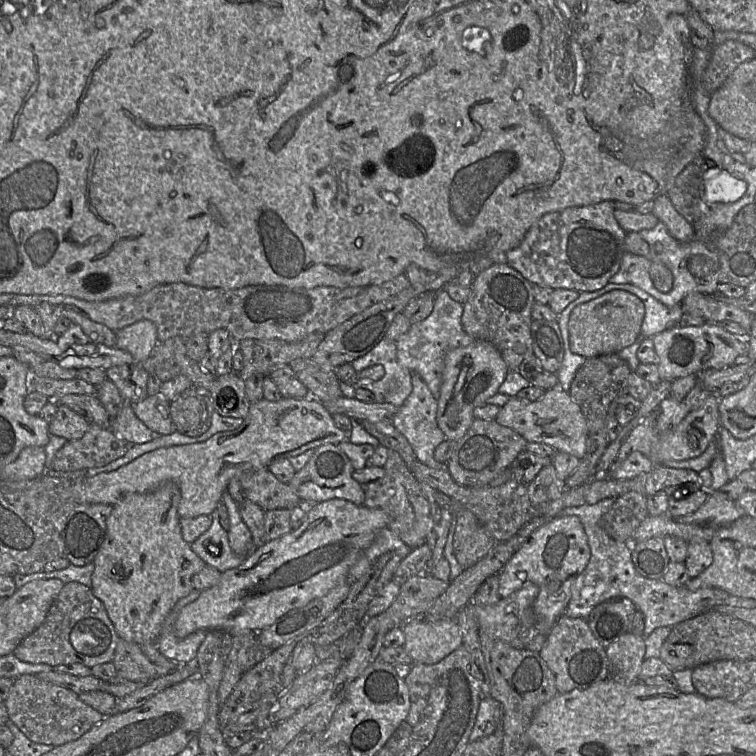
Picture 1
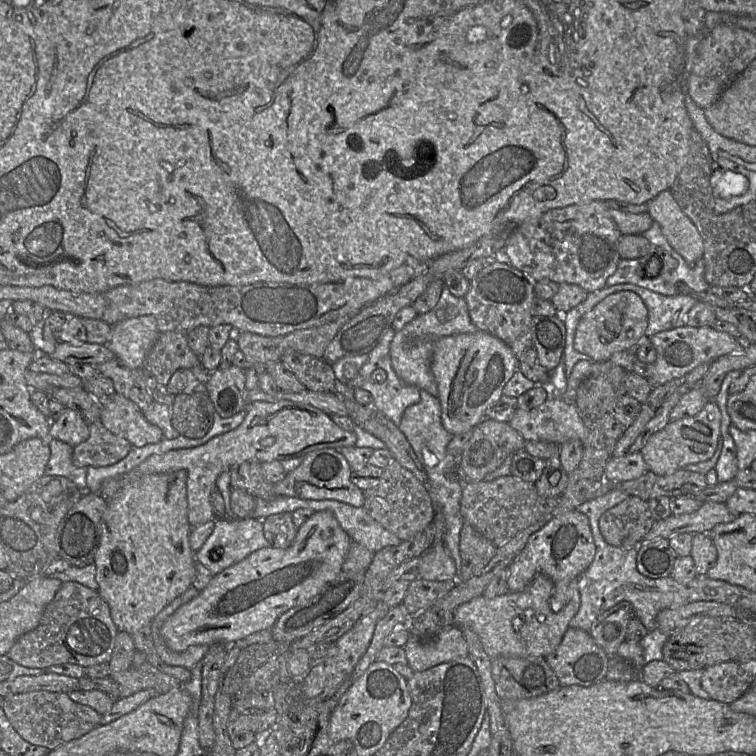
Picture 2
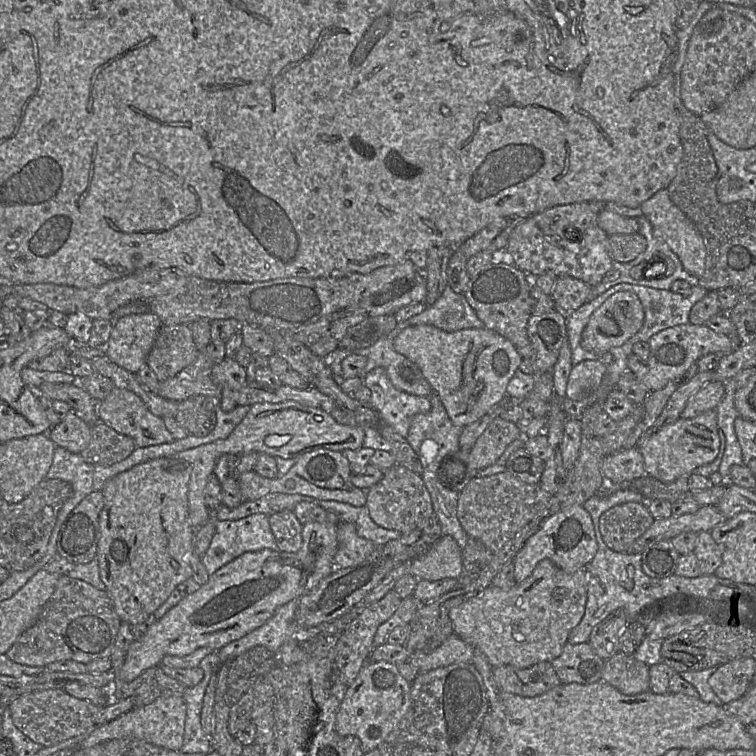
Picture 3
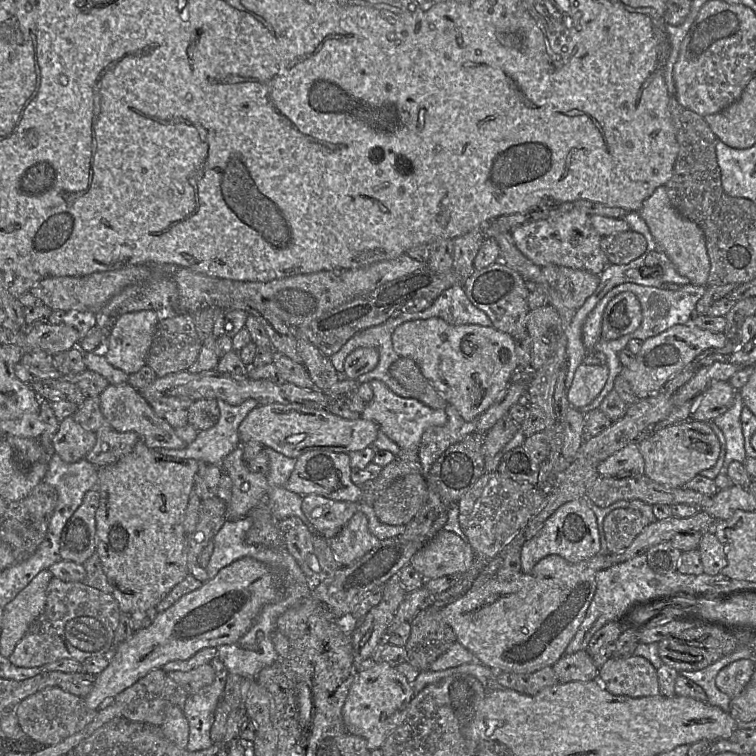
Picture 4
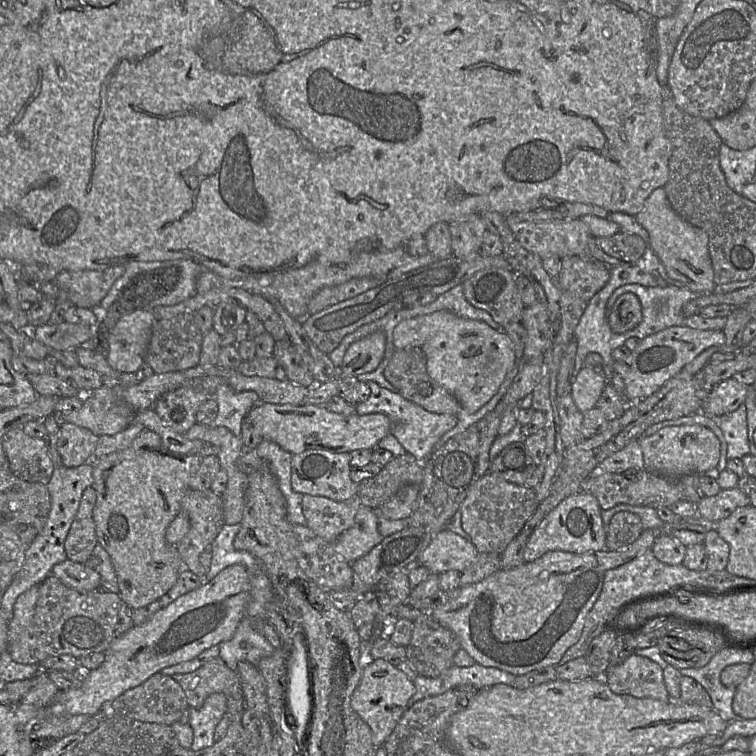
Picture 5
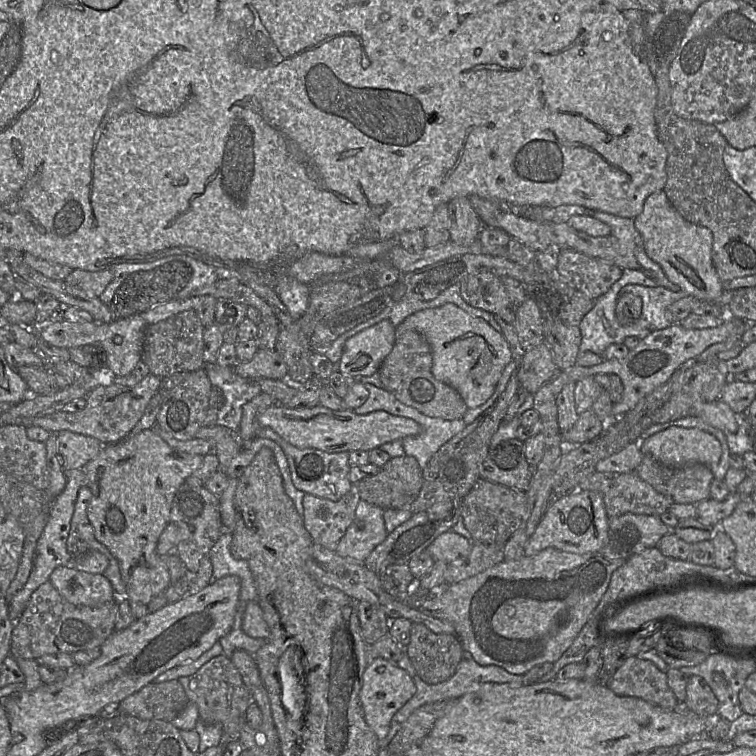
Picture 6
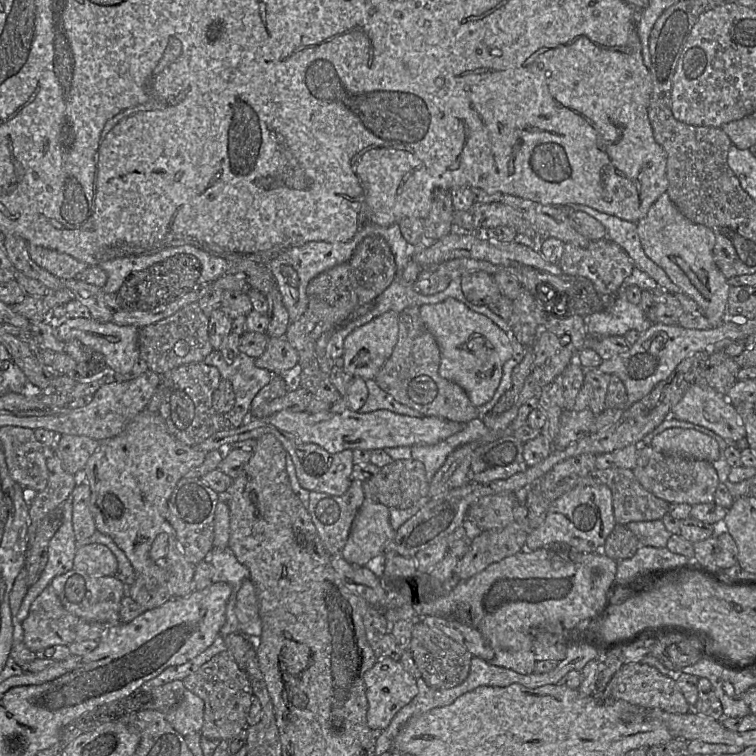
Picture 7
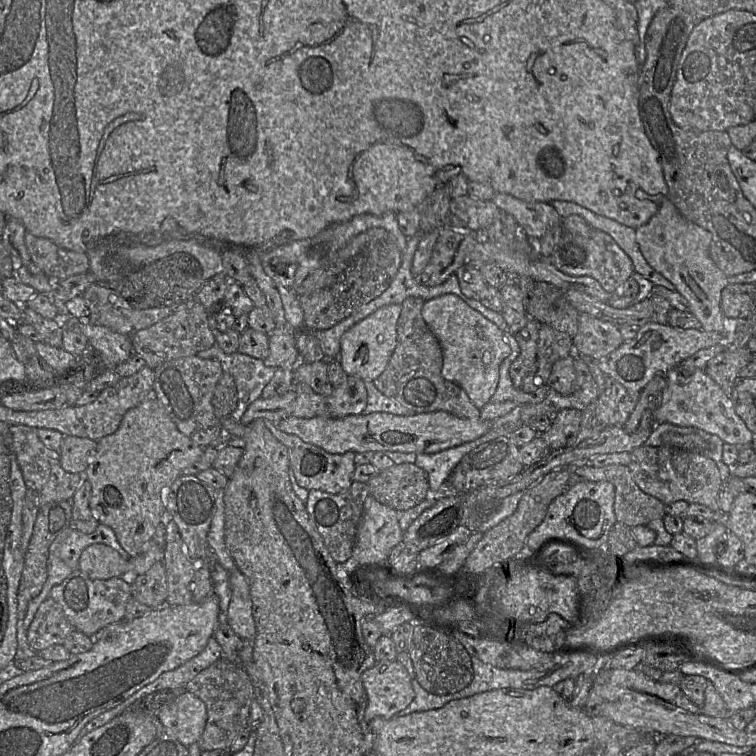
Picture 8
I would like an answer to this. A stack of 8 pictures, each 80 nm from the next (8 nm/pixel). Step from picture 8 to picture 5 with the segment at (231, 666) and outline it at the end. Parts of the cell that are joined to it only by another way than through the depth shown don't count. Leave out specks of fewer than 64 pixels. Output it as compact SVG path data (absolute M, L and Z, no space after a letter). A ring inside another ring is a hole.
M219 657L206 662L191 673L175 674L172 678L182 687L188 705L192 708L200 708L213 693L231 696L233 689L241 688L237 672L230 669Z

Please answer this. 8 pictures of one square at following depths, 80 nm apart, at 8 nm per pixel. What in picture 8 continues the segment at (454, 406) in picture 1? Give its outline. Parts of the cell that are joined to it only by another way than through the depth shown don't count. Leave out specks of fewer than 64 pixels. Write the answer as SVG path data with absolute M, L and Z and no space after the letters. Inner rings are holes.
M444 294L426 301L422 316L440 342L443 377L461 386L470 400L481 409L494 395L501 364L511 354L504 332L455 294Z

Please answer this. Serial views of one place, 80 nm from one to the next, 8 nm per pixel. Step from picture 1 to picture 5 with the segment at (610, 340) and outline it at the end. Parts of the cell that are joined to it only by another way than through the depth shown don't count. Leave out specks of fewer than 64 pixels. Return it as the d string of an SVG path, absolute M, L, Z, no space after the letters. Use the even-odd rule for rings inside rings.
M632 293L620 295L610 310L607 309L607 318L614 333L621 334L634 329L642 320L638 297Z

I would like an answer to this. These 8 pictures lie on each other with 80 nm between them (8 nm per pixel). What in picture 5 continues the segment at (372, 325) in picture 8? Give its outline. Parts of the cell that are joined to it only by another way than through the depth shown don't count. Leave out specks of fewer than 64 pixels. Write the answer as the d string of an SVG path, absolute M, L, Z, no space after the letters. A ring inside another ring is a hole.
M381 331L354 342L344 355L340 375L357 377L374 371L383 360L385 348L386 336Z

